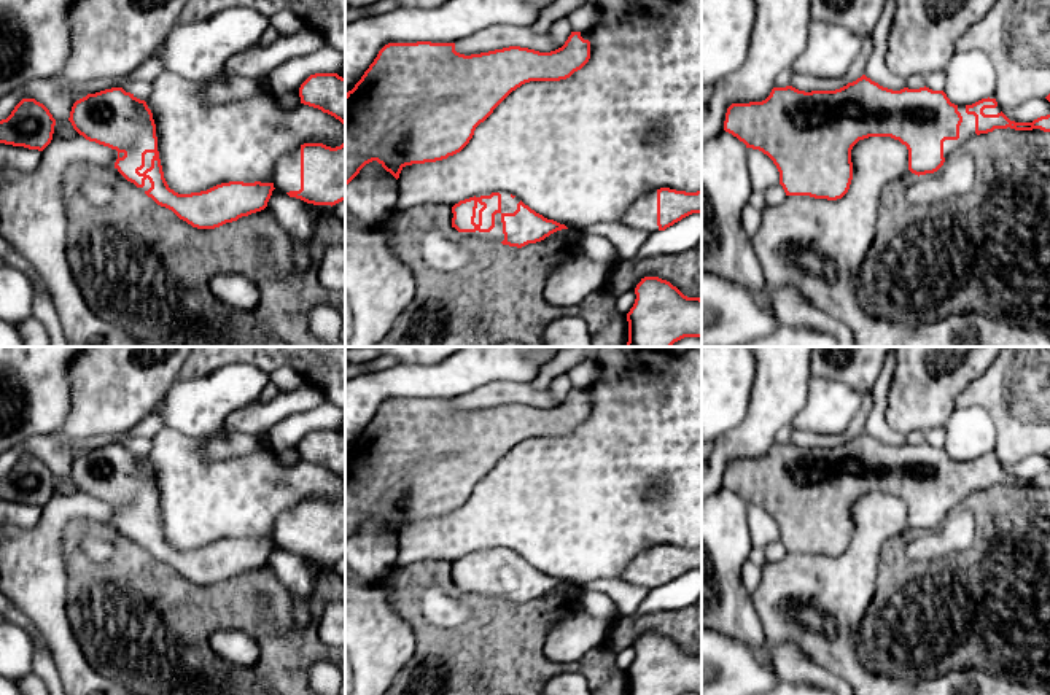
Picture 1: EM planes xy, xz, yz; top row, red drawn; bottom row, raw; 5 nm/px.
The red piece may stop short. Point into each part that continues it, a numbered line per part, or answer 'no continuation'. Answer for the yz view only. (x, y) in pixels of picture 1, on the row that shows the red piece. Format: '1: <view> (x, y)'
1: yz (968, 126)

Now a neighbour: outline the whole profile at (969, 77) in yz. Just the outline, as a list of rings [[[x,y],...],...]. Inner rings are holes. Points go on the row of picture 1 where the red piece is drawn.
[[[980,49],[956,52],[945,68],[943,92],[958,107],[994,95],[994,86],[994,64]]]

